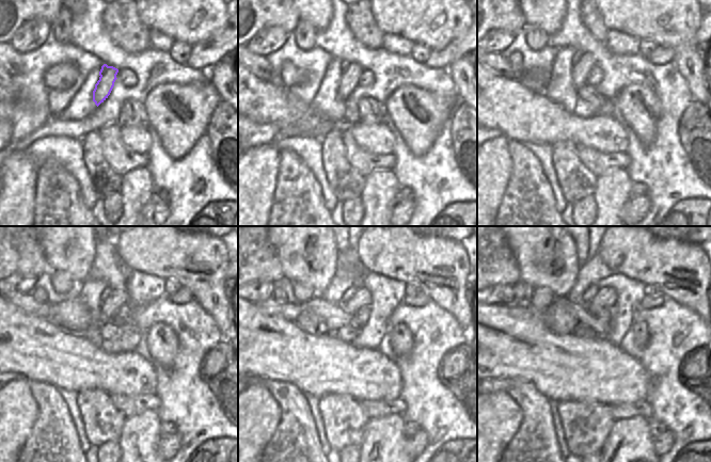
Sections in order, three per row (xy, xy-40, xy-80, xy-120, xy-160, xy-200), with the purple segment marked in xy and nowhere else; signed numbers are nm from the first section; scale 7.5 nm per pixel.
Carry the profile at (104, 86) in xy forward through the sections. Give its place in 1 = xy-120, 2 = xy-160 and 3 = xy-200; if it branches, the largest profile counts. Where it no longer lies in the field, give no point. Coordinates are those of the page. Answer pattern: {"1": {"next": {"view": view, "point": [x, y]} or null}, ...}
{"1": {"next": {"view": "xy-120", "point": [108, 308]}}, "2": {"next": {"view": "xy-160", "point": [362, 297]}}, "3": {"next": {"view": "xy-200", "point": [605, 297]}}}

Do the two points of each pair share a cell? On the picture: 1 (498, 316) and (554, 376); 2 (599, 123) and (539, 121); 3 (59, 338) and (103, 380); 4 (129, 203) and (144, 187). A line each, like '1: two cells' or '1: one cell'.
1: one cell
2: one cell
3: one cell
4: one cell

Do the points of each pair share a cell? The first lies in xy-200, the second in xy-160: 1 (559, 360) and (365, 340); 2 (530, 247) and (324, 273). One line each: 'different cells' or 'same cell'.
1: different cells
2: same cell

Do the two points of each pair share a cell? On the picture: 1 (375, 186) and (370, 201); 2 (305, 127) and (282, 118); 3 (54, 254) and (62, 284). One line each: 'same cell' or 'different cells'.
1: same cell
2: different cells
3: different cells

